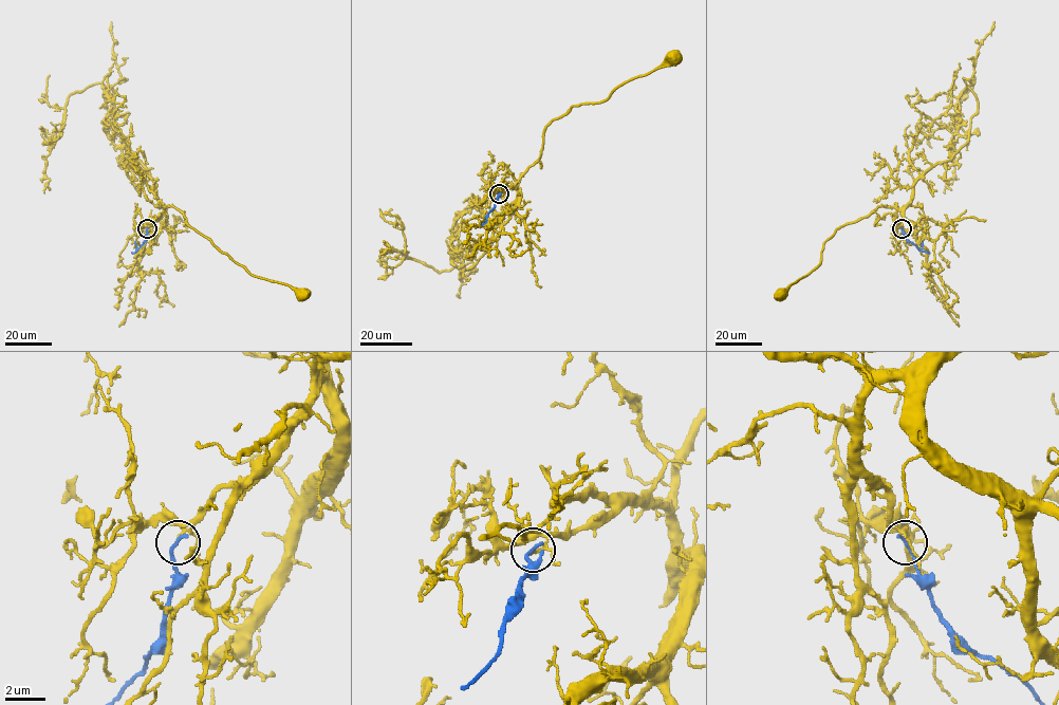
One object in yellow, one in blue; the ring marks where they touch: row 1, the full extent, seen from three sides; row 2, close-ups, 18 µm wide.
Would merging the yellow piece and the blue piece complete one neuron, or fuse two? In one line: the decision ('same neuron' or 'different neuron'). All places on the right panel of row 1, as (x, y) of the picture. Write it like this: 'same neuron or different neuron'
different neuron

